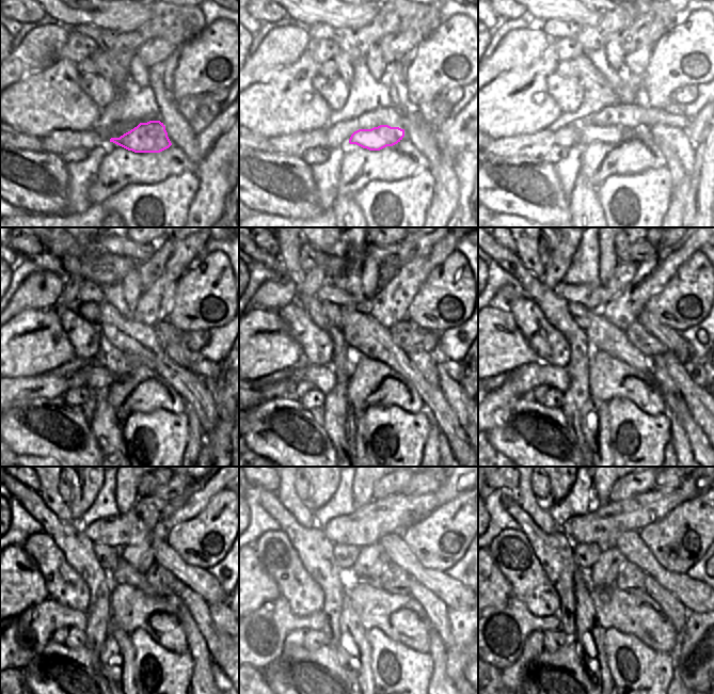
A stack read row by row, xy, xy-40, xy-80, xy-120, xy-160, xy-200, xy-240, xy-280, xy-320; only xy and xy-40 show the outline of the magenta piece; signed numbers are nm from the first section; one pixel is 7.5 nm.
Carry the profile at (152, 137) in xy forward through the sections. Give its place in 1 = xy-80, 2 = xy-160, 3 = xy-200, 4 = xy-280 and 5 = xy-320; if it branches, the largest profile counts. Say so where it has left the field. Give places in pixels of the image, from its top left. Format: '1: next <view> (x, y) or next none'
1: next xy-80 (589, 135)
2: next xy-160 (323, 378)
3: next xy-200 (520, 382)
4: next xy-280 (260, 635)
5: next xy-320 (500, 632)

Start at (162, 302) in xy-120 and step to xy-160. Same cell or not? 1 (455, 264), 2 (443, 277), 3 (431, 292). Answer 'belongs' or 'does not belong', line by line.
1: does not belong
2: does not belong
3: does not belong

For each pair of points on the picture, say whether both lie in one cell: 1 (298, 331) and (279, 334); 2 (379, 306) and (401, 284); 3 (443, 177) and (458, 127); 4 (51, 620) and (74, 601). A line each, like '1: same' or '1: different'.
1: different
2: same
3: same
4: different

